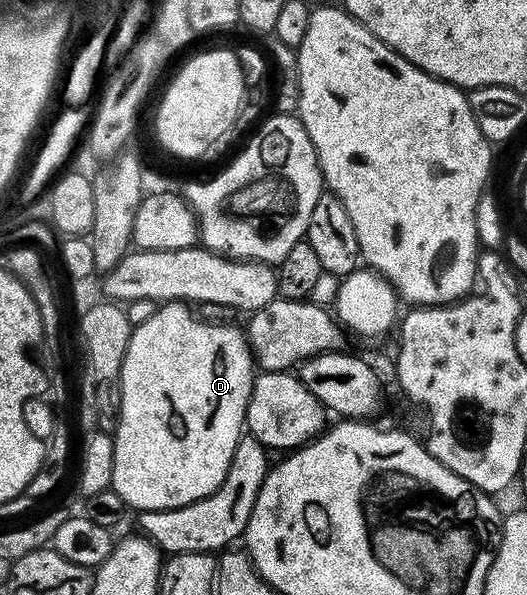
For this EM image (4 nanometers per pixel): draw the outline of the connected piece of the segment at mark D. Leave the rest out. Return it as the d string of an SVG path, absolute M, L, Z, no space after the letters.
M168 301L160 304L155 314L146 314L143 321L131 330L129 347L125 351L123 370L119 376L119 390L121 403L119 404L119 423L117 426L117 451L113 455L113 479L111 488L125 499L125 503L132 510L146 511L149 509L176 509L185 507L197 499L205 499L225 479L229 467L233 463L233 451L237 451L239 438L244 436L247 420L247 404L251 388L257 376L257 366L251 349L247 345L247 335L242 328L235 325L218 325L215 321L202 321L191 314L192 306L181 301Z

